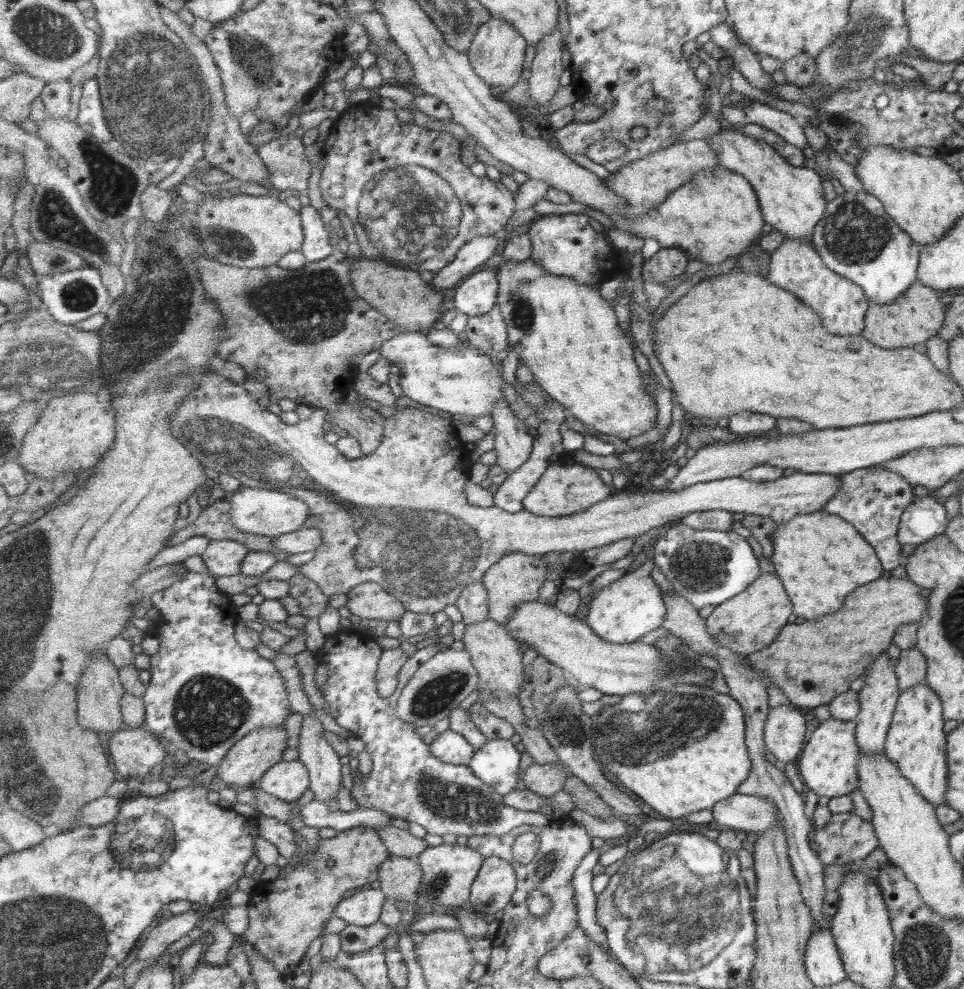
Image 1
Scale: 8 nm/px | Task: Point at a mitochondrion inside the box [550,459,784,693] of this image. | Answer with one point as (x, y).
(702, 566)

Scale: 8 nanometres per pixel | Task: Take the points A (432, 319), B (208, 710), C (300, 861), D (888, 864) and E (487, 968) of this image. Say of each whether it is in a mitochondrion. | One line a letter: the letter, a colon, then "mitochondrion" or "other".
A: other
B: mitochondrion
C: other
D: other
E: other

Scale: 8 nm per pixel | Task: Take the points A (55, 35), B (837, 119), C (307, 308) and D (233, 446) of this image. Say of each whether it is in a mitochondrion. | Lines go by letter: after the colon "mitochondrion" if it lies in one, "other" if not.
A: mitochondrion
B: mitochondrion
C: mitochondrion
D: mitochondrion

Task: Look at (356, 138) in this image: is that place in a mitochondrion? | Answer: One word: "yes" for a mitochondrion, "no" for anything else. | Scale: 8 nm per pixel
no

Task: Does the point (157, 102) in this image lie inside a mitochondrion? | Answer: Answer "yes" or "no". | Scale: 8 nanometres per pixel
yes

